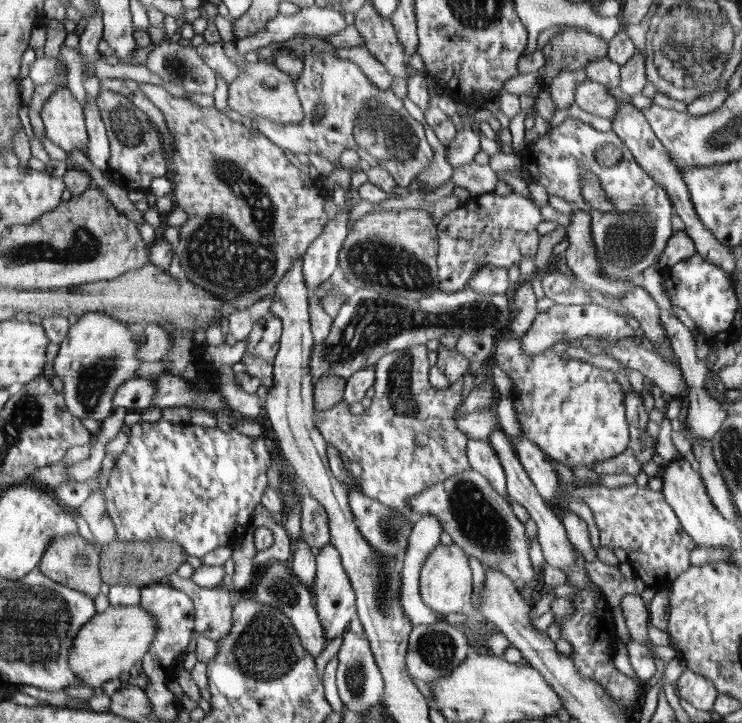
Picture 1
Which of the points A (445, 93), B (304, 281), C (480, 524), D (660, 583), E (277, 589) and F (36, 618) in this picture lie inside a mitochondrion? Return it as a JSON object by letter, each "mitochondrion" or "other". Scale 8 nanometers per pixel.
{"A":"other","B":"other","C":"mitochondrion","D":"other","E":"mitochondrion","F":"mitochondrion"}

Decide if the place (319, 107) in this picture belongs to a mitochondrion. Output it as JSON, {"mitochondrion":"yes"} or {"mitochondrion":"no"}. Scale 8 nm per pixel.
{"mitochondrion":"yes"}

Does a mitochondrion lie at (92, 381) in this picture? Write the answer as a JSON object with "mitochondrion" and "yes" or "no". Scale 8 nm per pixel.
{"mitochondrion":"yes"}

